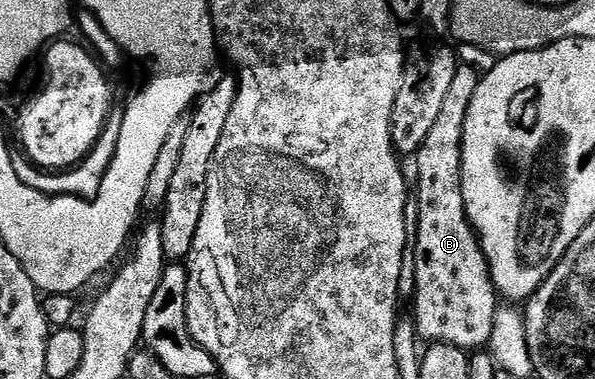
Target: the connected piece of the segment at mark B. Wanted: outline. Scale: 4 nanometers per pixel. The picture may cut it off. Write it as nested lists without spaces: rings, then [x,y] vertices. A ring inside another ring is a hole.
[[[457,65],[454,81],[450,83],[450,93],[445,97],[438,121],[427,134],[422,148],[414,155],[414,204],[418,208],[418,228],[414,235],[417,260],[417,286],[414,295],[416,332],[421,339],[429,338],[429,343],[445,342],[446,345],[457,346],[465,352],[476,352],[488,346],[494,332],[494,316],[498,305],[498,291],[492,282],[492,273],[480,247],[480,239],[476,236],[472,221],[468,219],[466,200],[462,196],[462,136],[466,112],[470,112],[470,100],[474,100],[474,92],[478,92],[481,77],[481,71],[475,70],[473,66]]]

